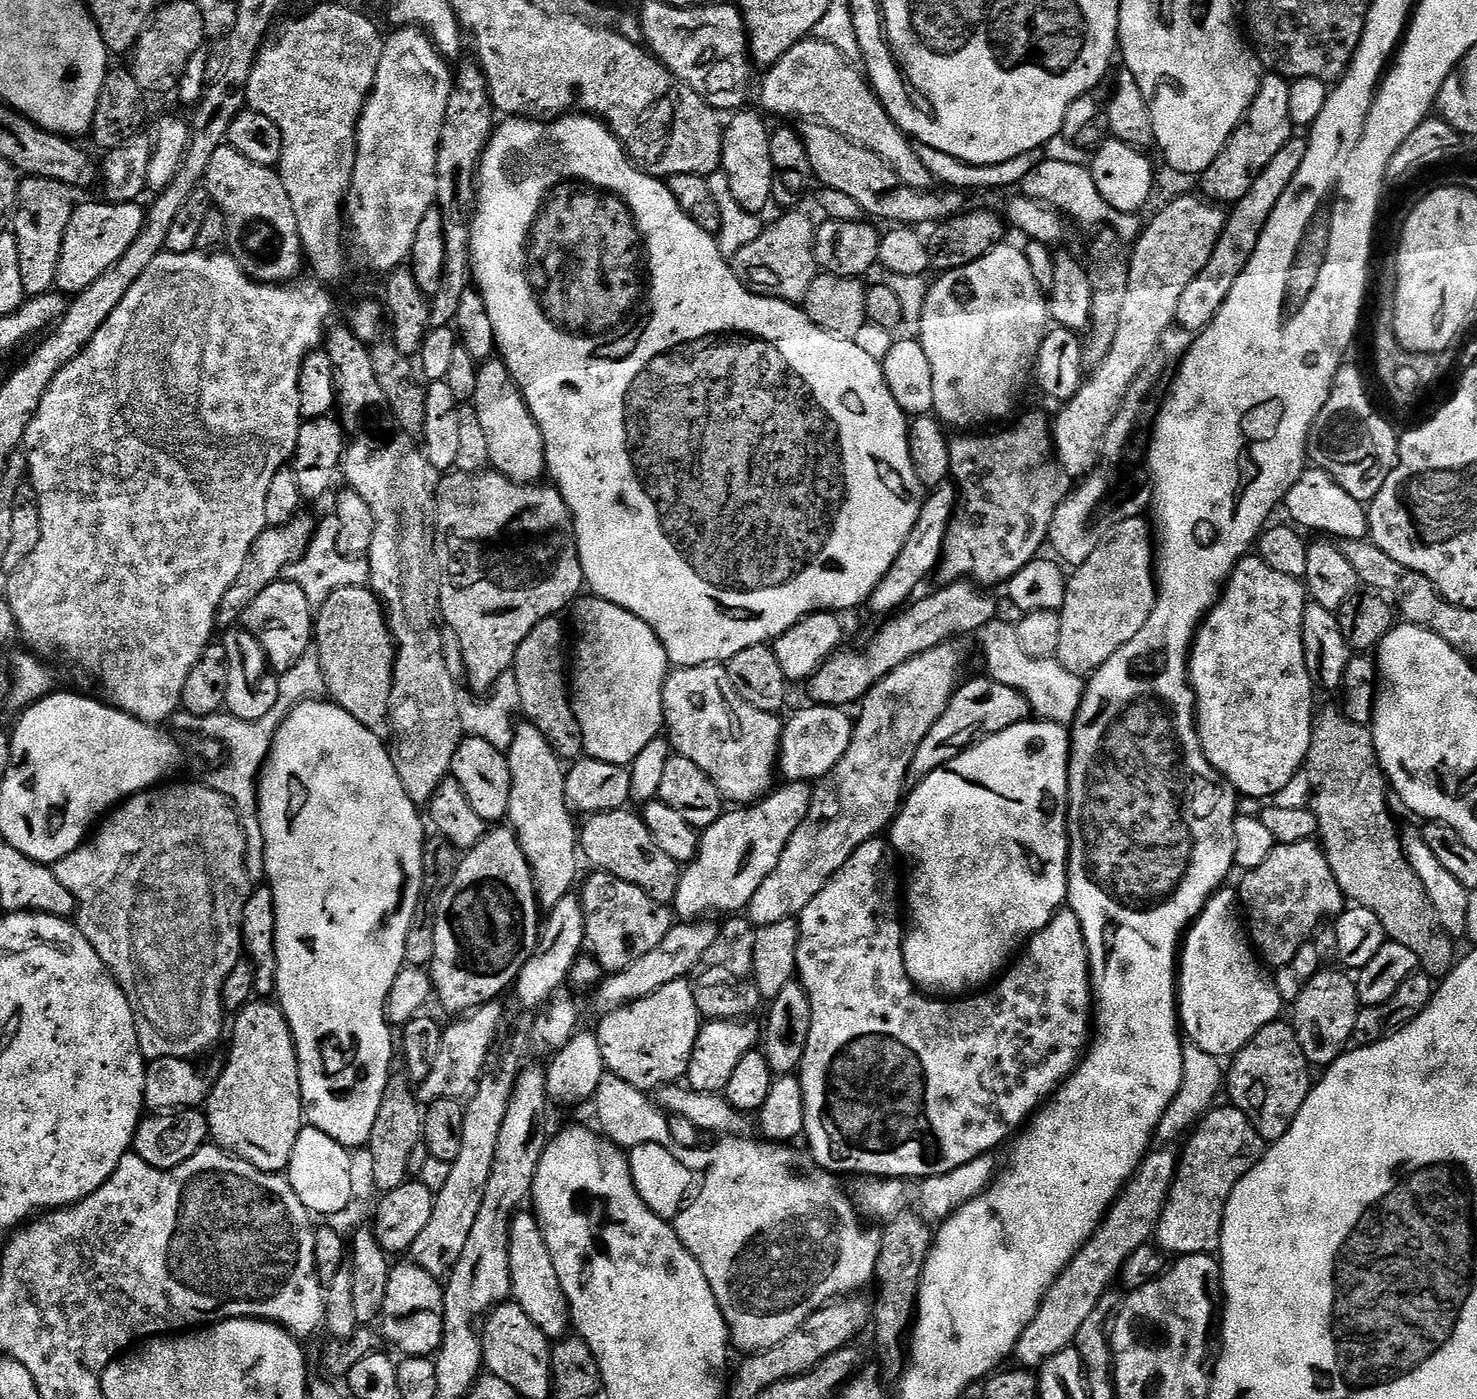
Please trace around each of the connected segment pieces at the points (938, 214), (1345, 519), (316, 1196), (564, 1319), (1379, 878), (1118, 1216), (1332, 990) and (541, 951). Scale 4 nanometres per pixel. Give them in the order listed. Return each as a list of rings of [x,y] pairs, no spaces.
[[[804,122],[799,125],[798,131],[810,158],[813,177],[823,187],[839,190],[841,194],[854,198],[861,213],[868,215],[869,212],[880,220],[889,220],[887,223],[892,226],[921,226],[950,220],[965,211],[966,205],[959,191],[944,190],[941,196],[935,196],[932,190],[918,192],[915,188],[908,188],[897,178],[894,170],[890,170],[890,166],[878,158],[878,154],[870,154],[870,150],[850,142],[833,128]]]
[[[1313,467],[1300,475],[1285,496],[1283,507],[1288,508],[1287,519],[1301,529],[1325,532],[1328,535],[1325,537],[1335,538],[1340,542],[1363,540],[1368,536],[1367,507],[1361,501],[1350,498],[1350,494],[1346,494],[1346,490],[1342,490],[1342,486],[1338,486],[1338,482],[1334,482],[1334,478],[1330,478],[1330,474],[1326,474],[1321,468]]]
[[[305,1126],[294,1142],[294,1154],[286,1169],[286,1179],[294,1194],[306,1206],[309,1213],[320,1216],[336,1216],[349,1211],[351,1205],[351,1158],[345,1145],[327,1136],[322,1130]]]
[[[524,1211],[513,1215],[510,1226],[511,1299],[526,1312],[549,1341],[555,1342],[567,1337],[570,1332],[568,1300],[564,1296],[562,1282],[558,1282],[558,1270],[554,1270],[554,1258],[550,1258],[550,1246],[546,1246],[540,1224],[531,1211]]]
[[[1339,707],[1328,708],[1321,716],[1319,713],[1312,721],[1312,745],[1308,751],[1306,771],[1312,787],[1310,809],[1317,816],[1318,840],[1345,897],[1353,905],[1378,914],[1378,922],[1382,922],[1385,937],[1407,946],[1414,953],[1414,958],[1418,958],[1420,968],[1429,976],[1447,976],[1458,963],[1456,948],[1452,945],[1455,943],[1453,937],[1442,930],[1430,898],[1422,882],[1418,882],[1418,874],[1414,874],[1408,859],[1404,857],[1402,832],[1396,829],[1392,812],[1388,809],[1390,785],[1380,766],[1371,727],[1350,722],[1350,718],[1346,718]]]
[[[1160,1146],[1149,1151],[1140,1163],[1140,1169],[1132,1175],[1132,1179],[1124,1185],[1124,1191],[1112,1203],[1092,1239],[1082,1246],[1082,1250],[1068,1263],[1064,1273],[1052,1283],[1040,1304],[1038,1314],[1016,1343],[1014,1360],[1017,1365],[1036,1370],[1062,1349],[1073,1347],[1073,1340],[1081,1329],[1082,1322],[1093,1313],[1104,1293],[1113,1287],[1112,1280],[1114,1284],[1126,1258],[1130,1258],[1134,1250],[1155,1237],[1162,1210],[1168,1201],[1172,1183],[1176,1180],[1178,1156],[1172,1150],[1171,1147]]]
[[[1322,970],[1306,981],[1290,1008],[1290,1023],[1296,1032],[1298,1046],[1302,1046],[1302,1054],[1306,1054],[1309,1065],[1316,1067],[1317,1064],[1320,1070],[1327,1069],[1328,1065],[1340,1059],[1353,1043],[1354,1022],[1358,1022],[1362,1007],[1355,979],[1347,971],[1339,971]]]
[[[569,894],[562,897],[559,904],[550,910],[549,916],[550,919],[545,919],[541,929],[535,954],[527,960],[514,985],[516,998],[524,1008],[536,1008],[544,1003],[547,1005],[553,999],[552,994],[563,983],[567,983],[573,966],[584,950],[585,912],[584,905],[577,895]]]

